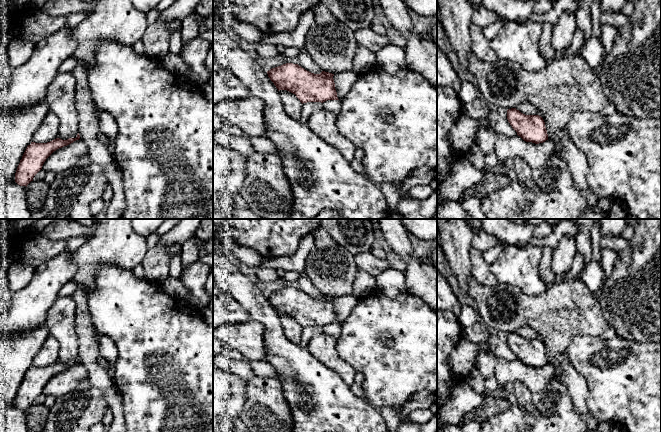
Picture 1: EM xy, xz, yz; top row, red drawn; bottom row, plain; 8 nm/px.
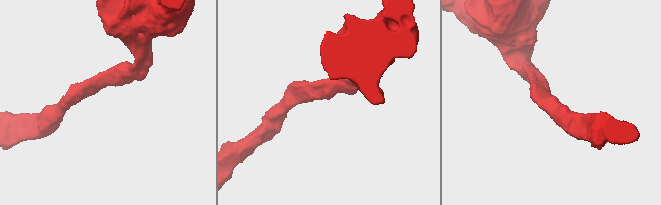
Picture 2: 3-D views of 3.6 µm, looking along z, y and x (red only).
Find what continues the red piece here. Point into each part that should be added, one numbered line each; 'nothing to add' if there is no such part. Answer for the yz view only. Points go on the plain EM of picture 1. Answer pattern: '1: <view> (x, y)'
nothing to add

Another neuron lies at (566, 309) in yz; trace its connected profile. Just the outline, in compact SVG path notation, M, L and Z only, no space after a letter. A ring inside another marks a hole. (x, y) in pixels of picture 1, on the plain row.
M472 275L468 279L469 297L477 306L478 314L490 332L516 332L523 326L532 327L542 339L551 363L556 354L565 353L569 342L575 336L601 335L609 327L602 313L599 300L594 297L580 277L563 280L548 285L546 291L538 296L528 296L516 286L497 283L495 286L485 286Z

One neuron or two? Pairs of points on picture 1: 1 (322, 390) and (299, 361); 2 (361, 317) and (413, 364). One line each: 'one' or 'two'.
1: one
2: one

